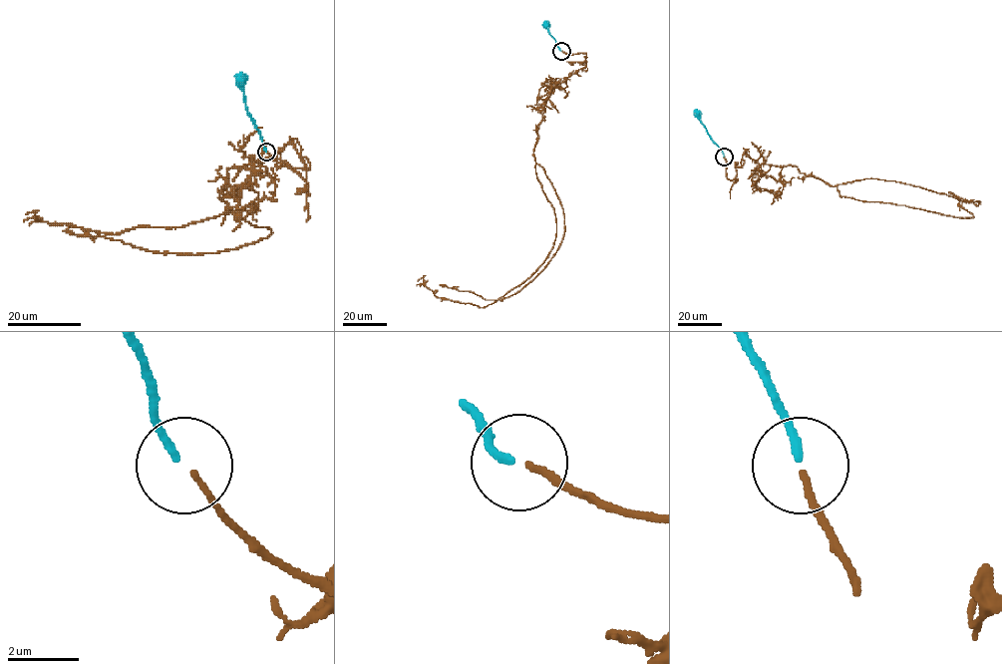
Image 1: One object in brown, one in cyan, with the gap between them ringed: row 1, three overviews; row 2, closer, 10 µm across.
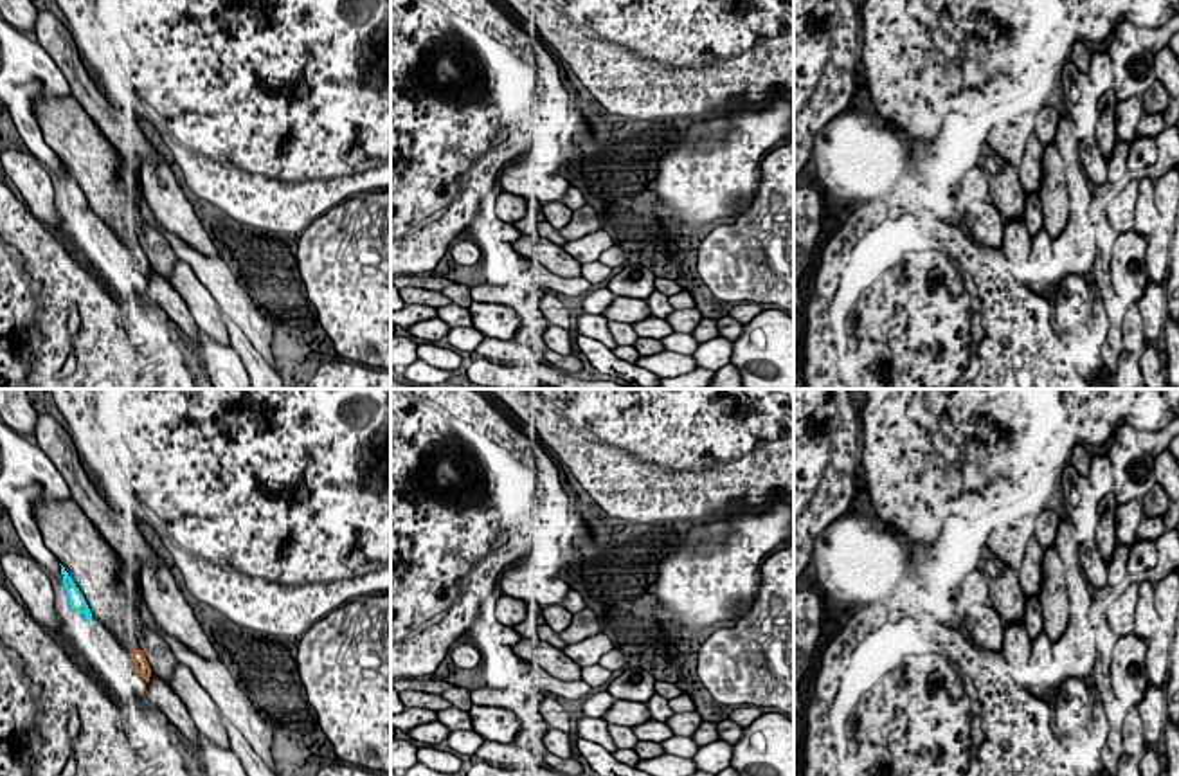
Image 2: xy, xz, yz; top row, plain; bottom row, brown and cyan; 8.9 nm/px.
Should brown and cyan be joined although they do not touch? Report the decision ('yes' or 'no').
yes

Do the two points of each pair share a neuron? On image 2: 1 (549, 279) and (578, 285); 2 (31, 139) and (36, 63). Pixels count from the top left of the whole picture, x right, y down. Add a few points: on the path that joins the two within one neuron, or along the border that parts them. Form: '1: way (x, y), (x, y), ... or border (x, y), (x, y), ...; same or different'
1: way (557, 283), (571, 285); same
2: way (24, 121), (24, 81); same

